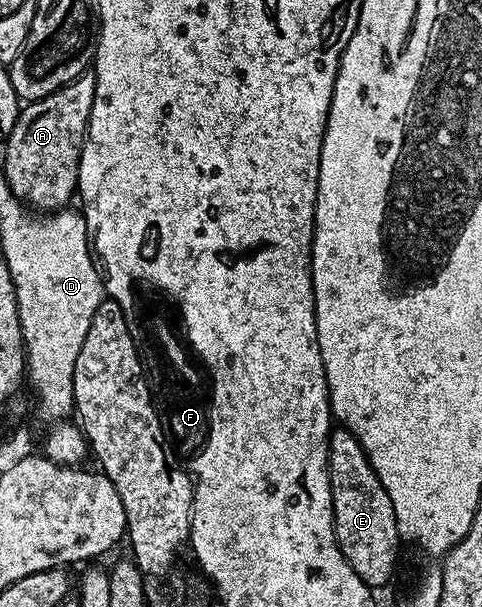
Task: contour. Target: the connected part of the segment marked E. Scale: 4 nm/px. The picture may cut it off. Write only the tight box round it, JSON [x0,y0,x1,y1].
[327,427,401,587]

